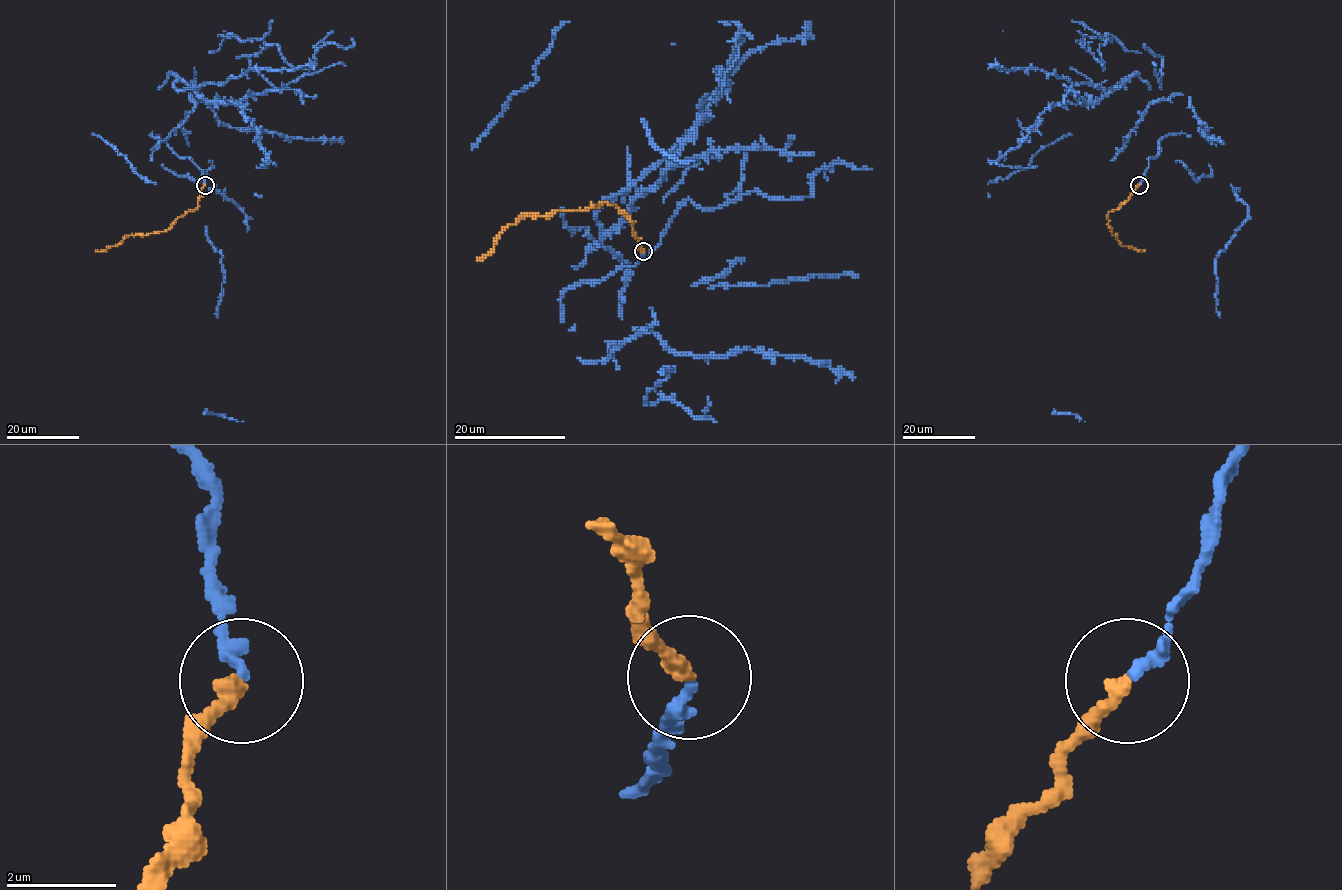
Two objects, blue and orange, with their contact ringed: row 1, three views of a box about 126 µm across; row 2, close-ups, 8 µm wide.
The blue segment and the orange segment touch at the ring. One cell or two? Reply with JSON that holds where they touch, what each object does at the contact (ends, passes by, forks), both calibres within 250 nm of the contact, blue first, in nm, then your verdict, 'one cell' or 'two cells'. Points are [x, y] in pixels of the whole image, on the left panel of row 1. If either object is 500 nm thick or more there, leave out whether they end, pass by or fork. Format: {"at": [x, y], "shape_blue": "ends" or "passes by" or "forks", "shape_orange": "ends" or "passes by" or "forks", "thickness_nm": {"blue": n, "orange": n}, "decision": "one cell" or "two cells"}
{"at": [205, 185], "shape_blue": "ends", "shape_orange": "ends", "thickness_nm": {"blue": 240, "orange": 240}, "decision": "one cell"}

